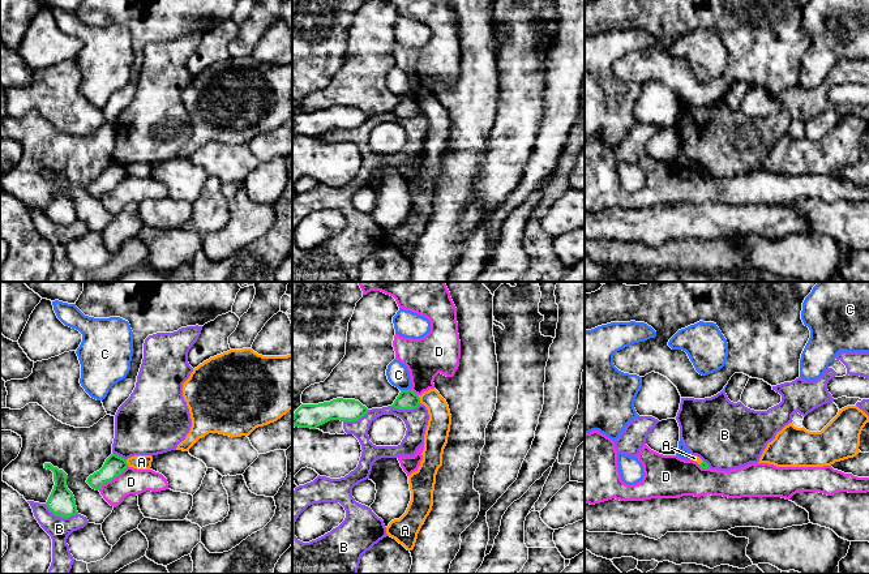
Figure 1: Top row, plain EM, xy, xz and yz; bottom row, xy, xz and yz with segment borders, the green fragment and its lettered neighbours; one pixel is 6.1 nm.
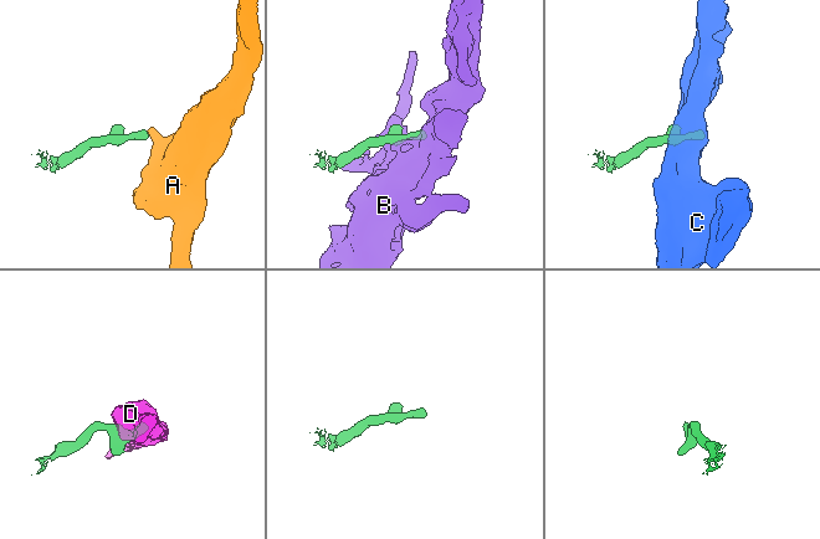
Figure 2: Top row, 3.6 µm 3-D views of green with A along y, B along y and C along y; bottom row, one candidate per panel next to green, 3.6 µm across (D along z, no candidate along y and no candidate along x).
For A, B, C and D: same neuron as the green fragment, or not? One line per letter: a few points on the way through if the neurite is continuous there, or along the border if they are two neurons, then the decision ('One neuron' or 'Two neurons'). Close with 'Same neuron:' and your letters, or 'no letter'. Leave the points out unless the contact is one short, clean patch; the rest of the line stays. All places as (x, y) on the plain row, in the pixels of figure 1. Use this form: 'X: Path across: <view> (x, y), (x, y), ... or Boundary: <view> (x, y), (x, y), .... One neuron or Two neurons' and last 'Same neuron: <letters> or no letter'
A: Boundary: xz (418, 103), (420, 110). Two neurons
B: Two neurons
C: Boundary: xz (409, 95), (401, 98). Two neurons
D: Boundary: xy (128, 174), (98, 197). Two neurons
Same neuron: no letter

